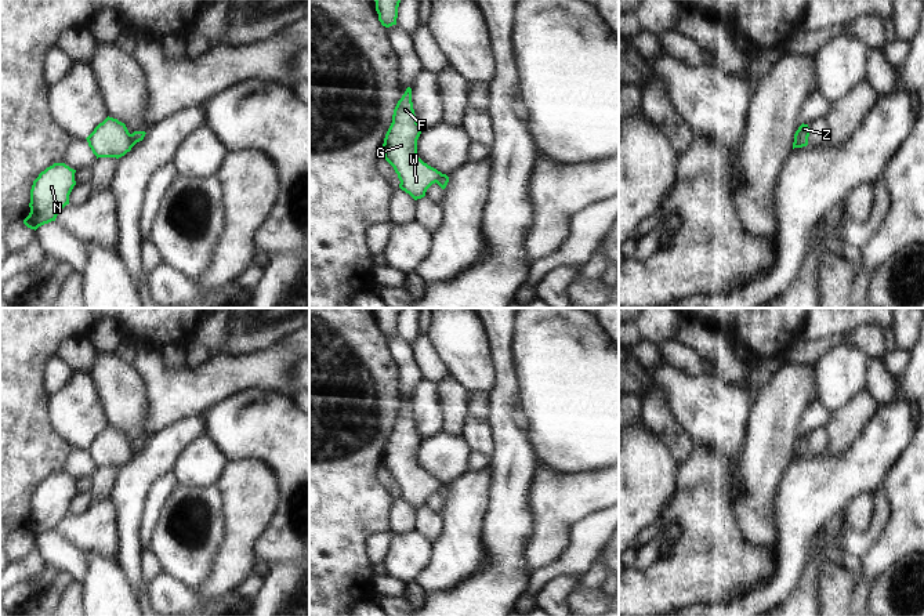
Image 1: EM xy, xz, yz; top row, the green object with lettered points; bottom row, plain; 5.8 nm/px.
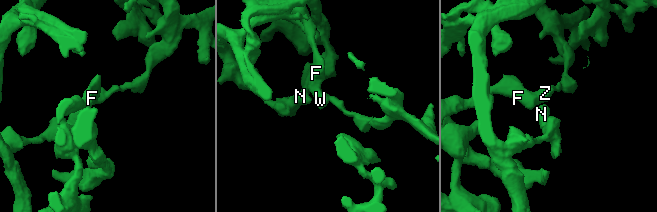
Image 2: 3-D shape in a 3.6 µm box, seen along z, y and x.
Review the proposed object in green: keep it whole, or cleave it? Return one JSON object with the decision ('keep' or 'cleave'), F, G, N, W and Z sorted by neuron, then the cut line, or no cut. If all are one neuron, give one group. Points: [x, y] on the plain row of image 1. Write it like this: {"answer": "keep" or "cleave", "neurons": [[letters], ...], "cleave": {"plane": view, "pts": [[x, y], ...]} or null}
{"answer": "cleave", "neurons": [["F", "G", "W"], ["N", "Z"]], "cleave": {"plane": "xy", "pts": [[129, 444], [133, 455]]}}

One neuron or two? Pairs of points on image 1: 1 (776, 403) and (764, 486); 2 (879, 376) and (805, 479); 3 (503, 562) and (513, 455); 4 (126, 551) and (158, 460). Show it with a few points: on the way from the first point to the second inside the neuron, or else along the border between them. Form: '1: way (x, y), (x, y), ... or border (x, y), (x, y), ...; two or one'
1: way (774, 424), (764, 466); one
2: border (877, 399), (903, 397), (909, 402); two
3: way (506, 536), (510, 481); one
4: way (127, 529), (127, 493), (136, 482); one

